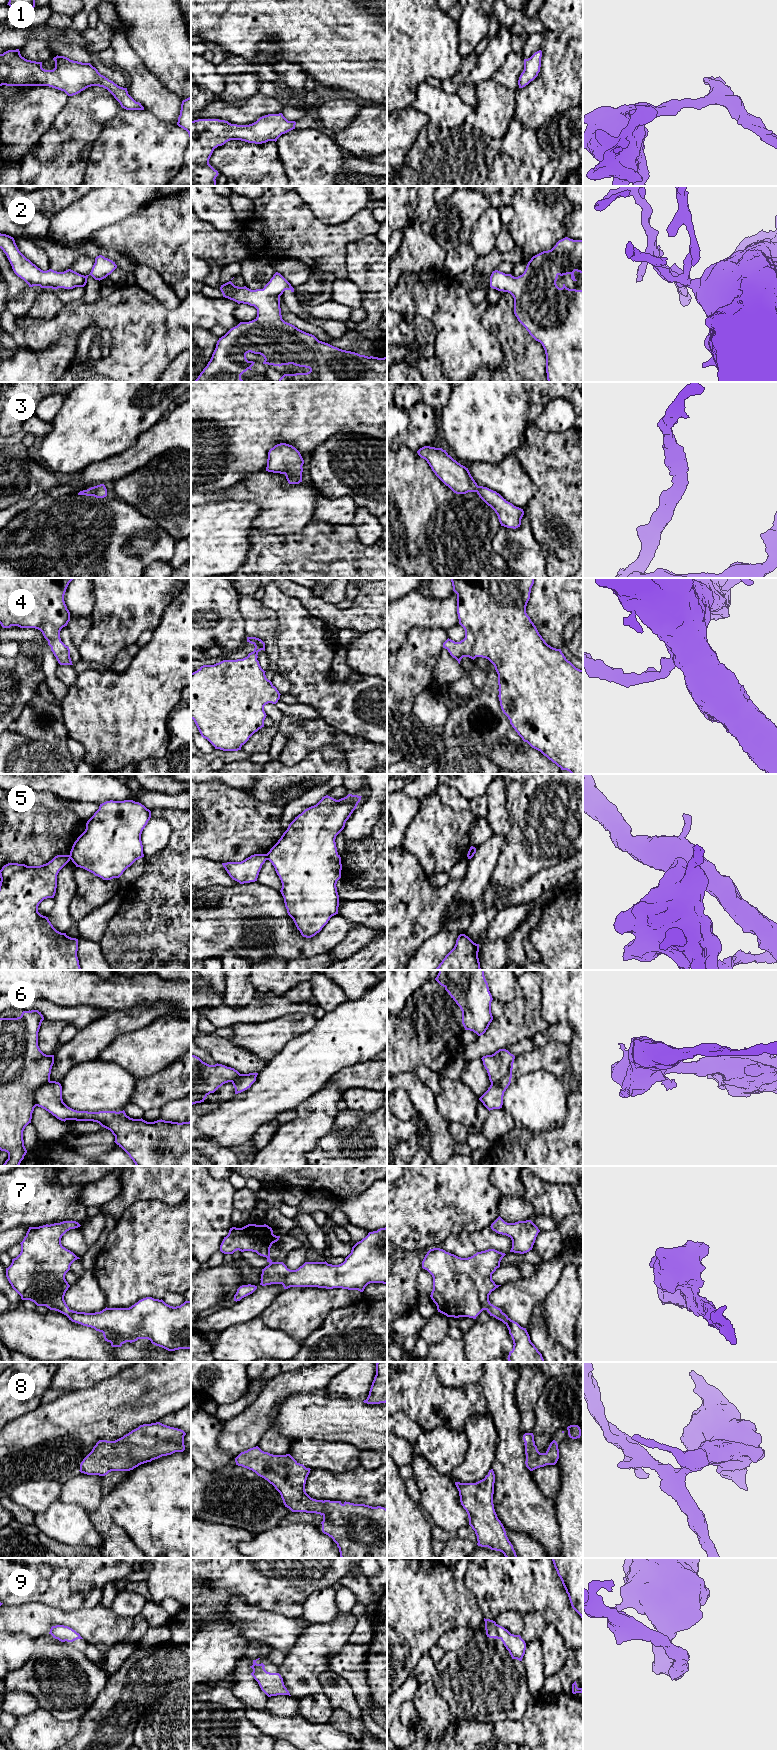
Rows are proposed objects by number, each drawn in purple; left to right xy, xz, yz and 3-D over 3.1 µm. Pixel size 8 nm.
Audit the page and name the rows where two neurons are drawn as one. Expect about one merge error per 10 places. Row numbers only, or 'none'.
5, 6

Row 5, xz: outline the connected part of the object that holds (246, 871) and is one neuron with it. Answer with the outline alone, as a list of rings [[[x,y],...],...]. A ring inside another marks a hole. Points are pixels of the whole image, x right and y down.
[[[254,854],[241,862],[227,862],[222,865],[233,880],[244,884],[257,881],[266,860],[266,854]]]

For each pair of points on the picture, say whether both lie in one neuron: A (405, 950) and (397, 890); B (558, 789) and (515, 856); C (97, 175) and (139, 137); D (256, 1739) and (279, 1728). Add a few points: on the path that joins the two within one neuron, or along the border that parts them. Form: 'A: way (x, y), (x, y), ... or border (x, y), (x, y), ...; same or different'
A: way (397, 935), (397, 905); same
B: way (539, 800), (519, 820), (519, 834), (517, 837); same
C: way (107, 169), (129, 147); same
D: border (248, 1719), (265, 1734), (275, 1739); different

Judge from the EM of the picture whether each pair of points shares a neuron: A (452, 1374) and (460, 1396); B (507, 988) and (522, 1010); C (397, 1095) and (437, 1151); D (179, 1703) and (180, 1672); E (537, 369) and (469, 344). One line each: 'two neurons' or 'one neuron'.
A: two neurons
B: two neurons
C: two neurons
D: two neurons
E: two neurons

